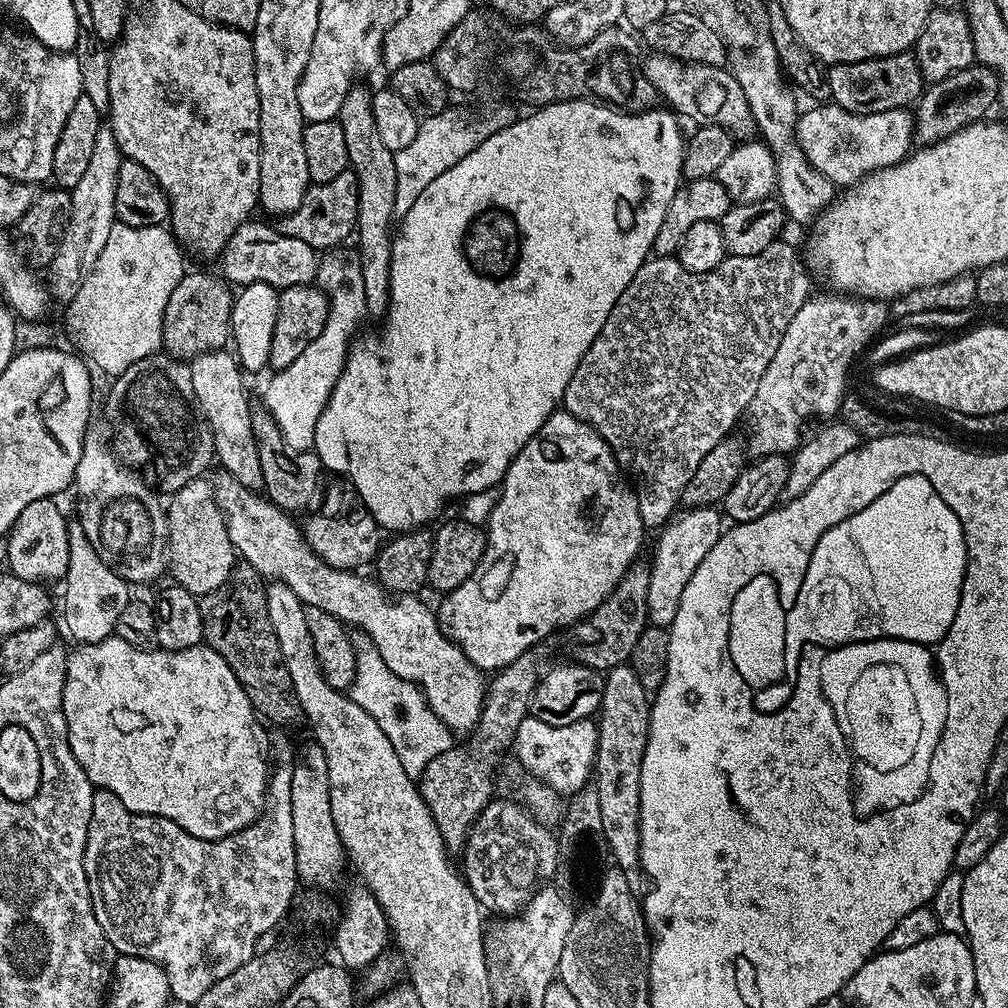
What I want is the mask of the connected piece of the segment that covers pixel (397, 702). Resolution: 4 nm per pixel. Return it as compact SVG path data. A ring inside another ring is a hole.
M363 634L357 635L354 640L356 654L356 673L352 679L350 695L378 726L382 726L382 734L390 738L390 746L394 746L394 754L398 754L398 762L402 762L406 774L413 778L419 778L430 758L438 758L447 748L453 747L454 733L447 728L434 714L429 706L428 699L416 685L408 680L398 678L386 662L382 662L382 654L378 654L372 640Z

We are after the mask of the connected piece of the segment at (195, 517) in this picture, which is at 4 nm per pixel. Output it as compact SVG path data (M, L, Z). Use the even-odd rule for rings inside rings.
M207 479L186 482L167 501L168 555L167 567L179 587L185 588L197 598L210 594L224 586L230 578L232 567L238 562L238 553L226 534L226 522L218 502L214 502L214 490Z

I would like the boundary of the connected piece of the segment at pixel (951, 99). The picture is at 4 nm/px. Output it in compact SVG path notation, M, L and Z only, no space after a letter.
M973 64L958 74L929 85L921 93L914 110L914 136L919 145L933 144L957 133L965 126L983 119L999 99L1000 83L997 75L982 64Z

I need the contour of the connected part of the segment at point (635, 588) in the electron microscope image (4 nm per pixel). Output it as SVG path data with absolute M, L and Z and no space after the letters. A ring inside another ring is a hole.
M637 559L626 570L618 586L589 616L571 629L572 652L579 663L597 670L616 668L629 663L631 652L641 637L645 627L650 624L646 594L650 594L651 563L647 559Z

